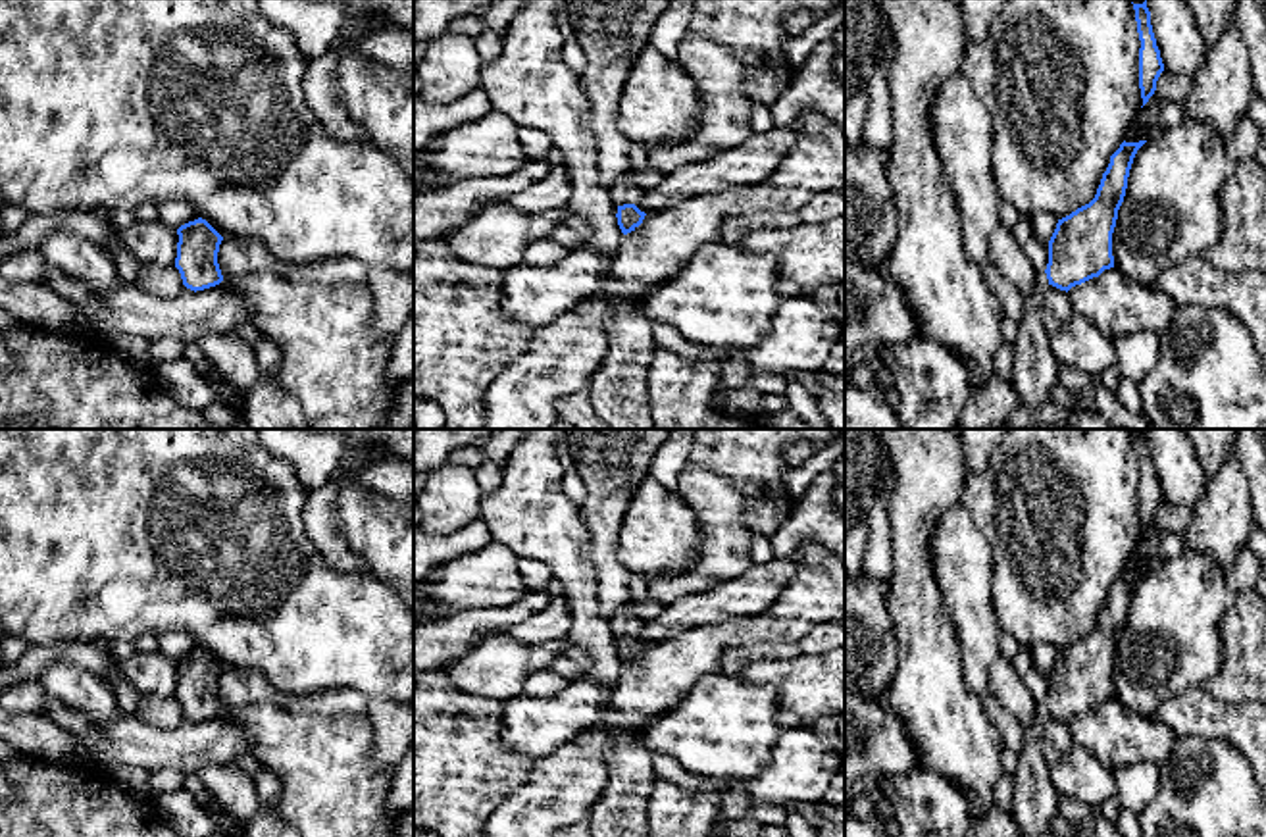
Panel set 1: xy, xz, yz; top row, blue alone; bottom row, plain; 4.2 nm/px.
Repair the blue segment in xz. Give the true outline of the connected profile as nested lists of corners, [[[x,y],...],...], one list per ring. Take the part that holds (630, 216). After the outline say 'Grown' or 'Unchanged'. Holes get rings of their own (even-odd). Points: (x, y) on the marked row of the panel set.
[[[621,175],[610,189],[610,198],[618,206],[618,225],[623,235],[635,231],[643,219],[645,212],[641,212],[635,204],[641,200],[643,190],[633,183],[631,175]]]. Grown

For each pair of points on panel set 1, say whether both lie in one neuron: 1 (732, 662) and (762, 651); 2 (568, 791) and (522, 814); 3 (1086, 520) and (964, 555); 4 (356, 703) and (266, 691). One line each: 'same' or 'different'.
1: same
2: same
3: different
4: same

